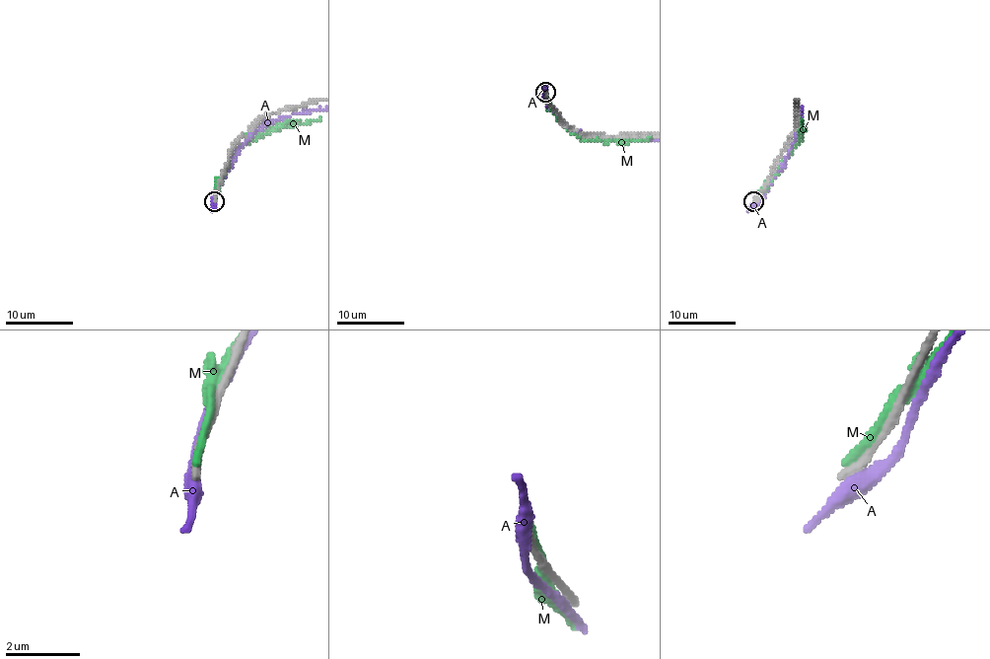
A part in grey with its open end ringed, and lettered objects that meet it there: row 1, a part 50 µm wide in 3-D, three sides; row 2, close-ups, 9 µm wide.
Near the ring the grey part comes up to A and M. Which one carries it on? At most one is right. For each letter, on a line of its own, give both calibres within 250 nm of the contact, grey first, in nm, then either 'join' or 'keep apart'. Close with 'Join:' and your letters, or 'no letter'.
A: 240 nm thick on the grey side, 400 nm on the other; keep apart
M: 190 nm thick on the grey side, 240 nm on the other; keep apart
Join: no letter

